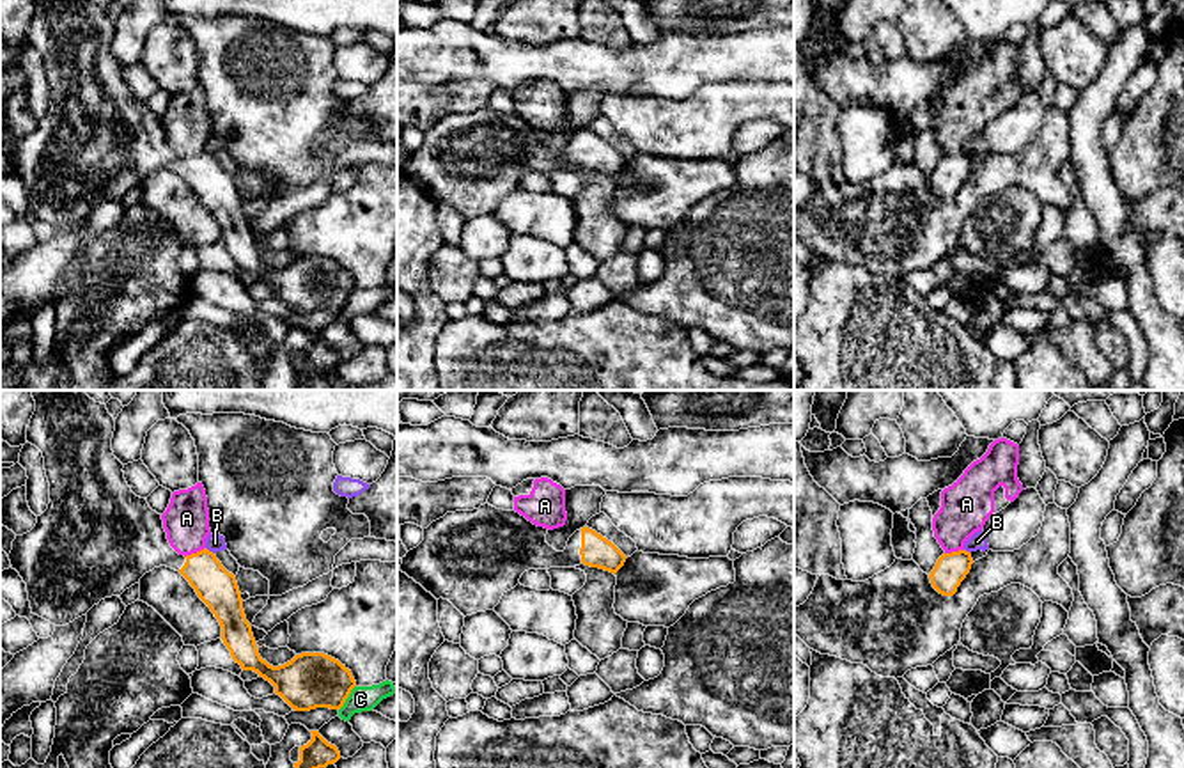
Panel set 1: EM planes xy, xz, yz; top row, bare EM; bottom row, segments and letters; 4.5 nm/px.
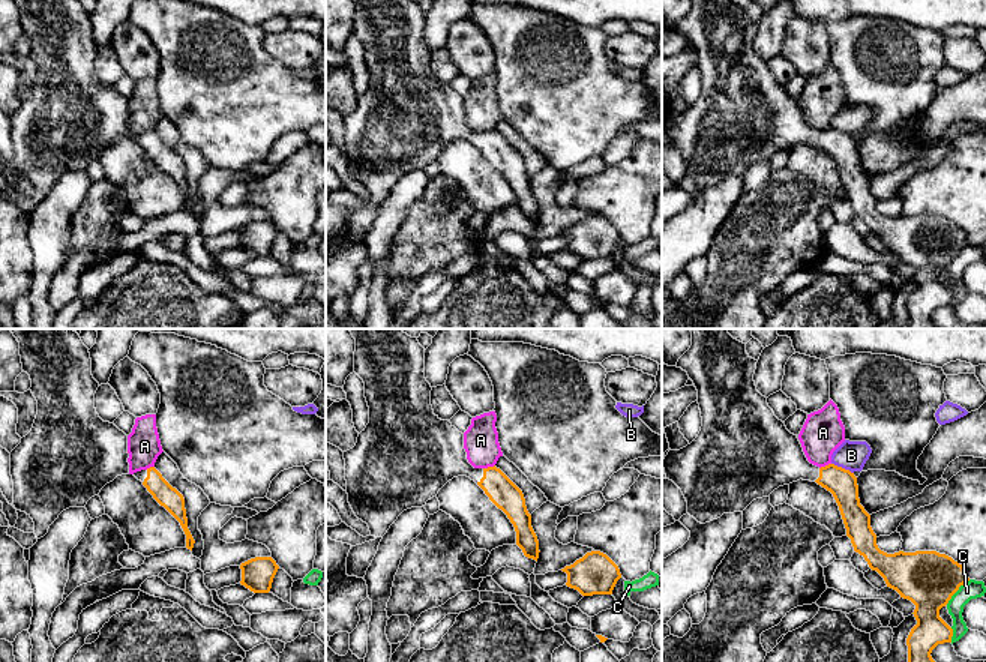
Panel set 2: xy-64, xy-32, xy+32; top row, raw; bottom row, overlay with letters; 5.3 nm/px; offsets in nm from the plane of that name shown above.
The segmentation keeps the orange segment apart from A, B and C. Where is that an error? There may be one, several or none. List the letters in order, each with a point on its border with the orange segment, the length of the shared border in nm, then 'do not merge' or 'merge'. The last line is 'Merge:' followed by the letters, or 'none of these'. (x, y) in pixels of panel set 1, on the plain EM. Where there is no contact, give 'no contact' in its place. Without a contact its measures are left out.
A: contact xy (194, 156); length 100 nm; do not merge
B: contact xy (208, 153); length 50 nm; do not merge
C: contact xy (348, 298); length 140 nm; do not merge
Merge: none of these

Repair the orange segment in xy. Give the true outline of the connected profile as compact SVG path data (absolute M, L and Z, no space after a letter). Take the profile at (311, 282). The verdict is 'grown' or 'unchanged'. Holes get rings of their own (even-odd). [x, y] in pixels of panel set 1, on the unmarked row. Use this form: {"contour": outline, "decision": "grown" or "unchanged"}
{"contour": "M90 0L34 4L35 14L27 30L27 44L43 55L50 106L30 135L16 138L7 158L12 172L27 186L32 216L55 229L66 229L101 202L121 199L154 170L167 168L179 174L211 211L222 229L223 247L243 273L253 273L269 284L275 296L296 314L344 309L356 289L346 268L324 255L301 255L284 268L269 268L259 257L236 179L207 151L184 160L170 149L161 117L131 94L124 82L124 67L113 59L115 21L106 7Z", "decision": "grown"}

